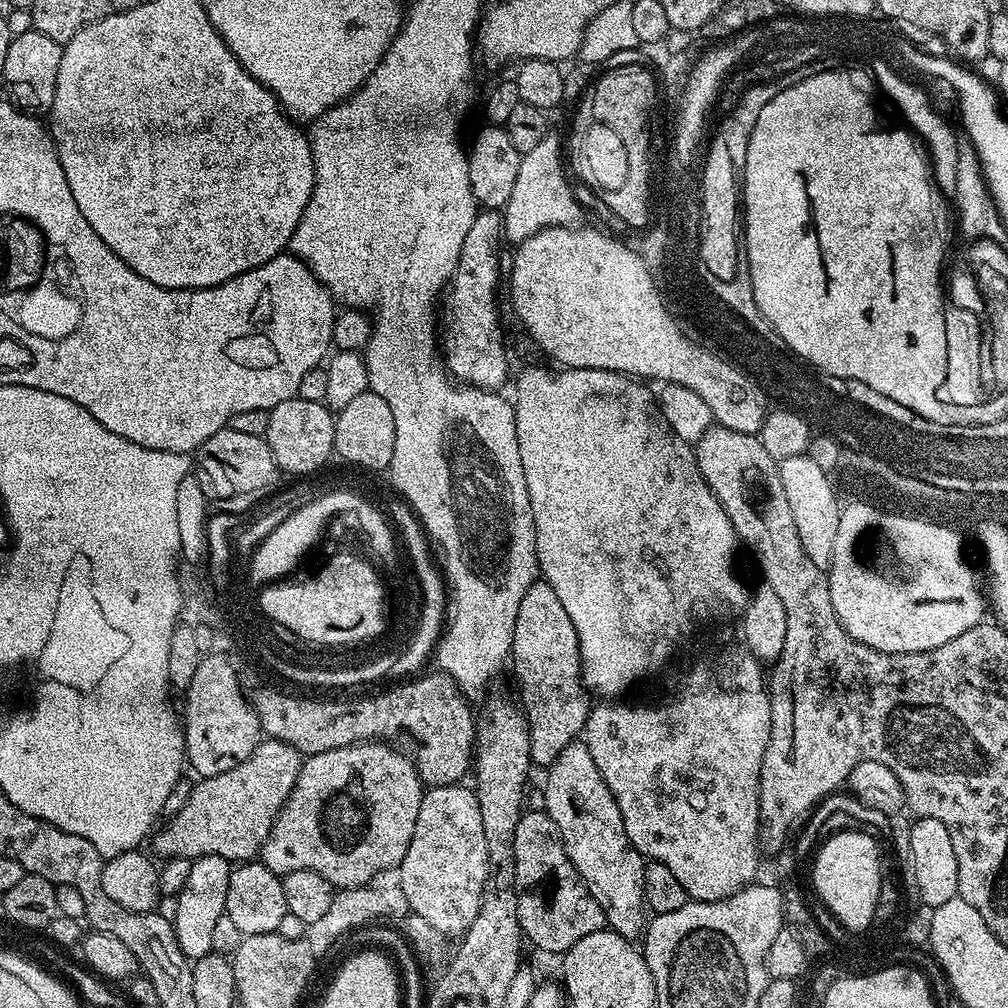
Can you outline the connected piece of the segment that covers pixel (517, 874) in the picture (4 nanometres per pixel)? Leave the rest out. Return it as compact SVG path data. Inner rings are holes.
M525 811L514 830L514 878L520 931L536 948L563 954L586 934L605 931L604 907L590 894L564 849L558 826L547 811Z

